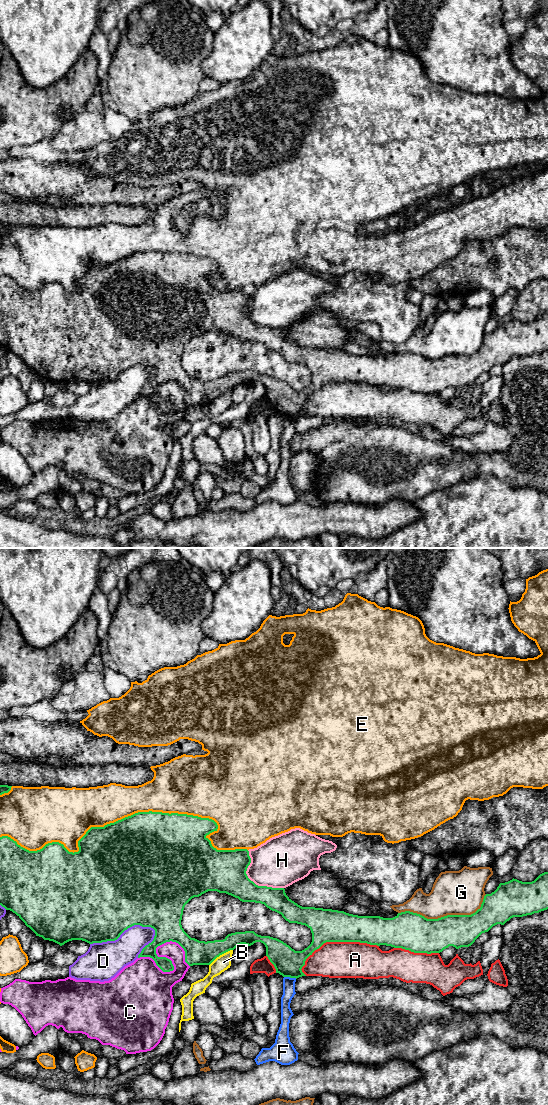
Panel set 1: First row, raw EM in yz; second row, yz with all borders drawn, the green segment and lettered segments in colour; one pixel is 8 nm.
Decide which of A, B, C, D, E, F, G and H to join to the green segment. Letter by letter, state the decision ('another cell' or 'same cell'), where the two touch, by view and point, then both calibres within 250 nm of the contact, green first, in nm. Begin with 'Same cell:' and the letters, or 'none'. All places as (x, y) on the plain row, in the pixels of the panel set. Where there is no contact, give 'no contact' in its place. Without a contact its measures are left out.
Same cell: none
A: another cell; contact yz (337, 381); calibres 260 and 280 nm
B: another cell; contact yz (220, 394); calibres 190 and 120 nm
C: another cell; contact yz (160, 397); calibres 220 and 360 nm
D: another cell; contact yz (122, 372); calibres 500 and 280 nm
E: another cell; contact yz (133, 254); calibres 500 and 320 nm
F: another cell; contact yz (290, 417); calibres 220 and 100 nm
G: another cell; contact yz (445, 356); calibres 280 and 360 nm
H: another cell; contact yz (252, 321); calibres 340 and 400 nm

